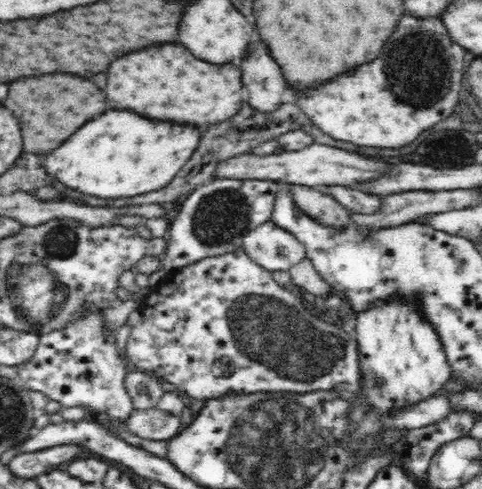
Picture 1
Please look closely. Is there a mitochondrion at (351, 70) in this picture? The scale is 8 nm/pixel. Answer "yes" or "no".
no

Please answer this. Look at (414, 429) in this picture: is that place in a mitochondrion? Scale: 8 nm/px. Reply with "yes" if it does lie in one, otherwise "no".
no

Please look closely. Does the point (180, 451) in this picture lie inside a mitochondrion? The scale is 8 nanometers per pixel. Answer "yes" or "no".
no

